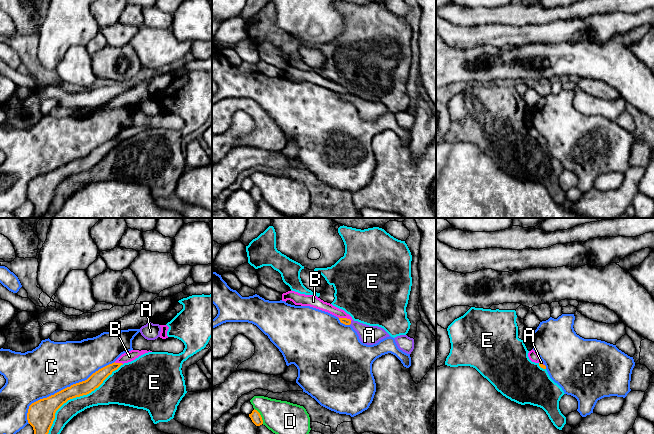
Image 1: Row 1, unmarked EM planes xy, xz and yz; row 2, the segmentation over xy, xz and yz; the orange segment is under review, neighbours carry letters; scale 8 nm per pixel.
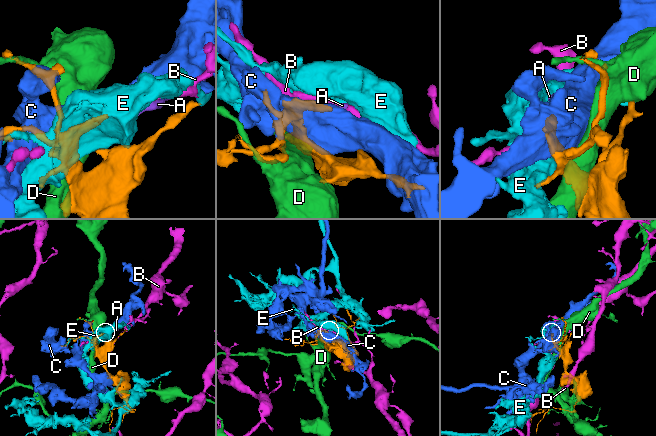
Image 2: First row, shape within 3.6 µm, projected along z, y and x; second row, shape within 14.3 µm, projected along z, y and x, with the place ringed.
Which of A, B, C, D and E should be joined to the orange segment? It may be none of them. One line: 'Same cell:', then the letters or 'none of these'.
Same cell: A

